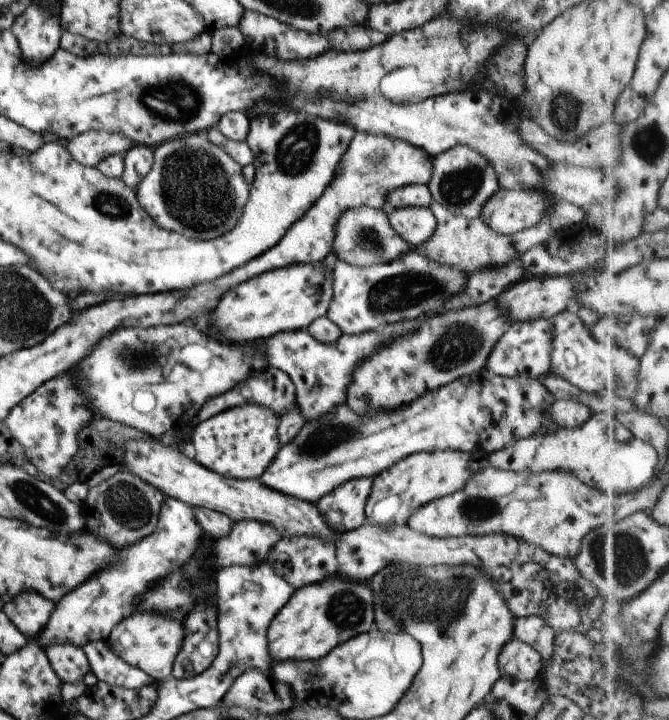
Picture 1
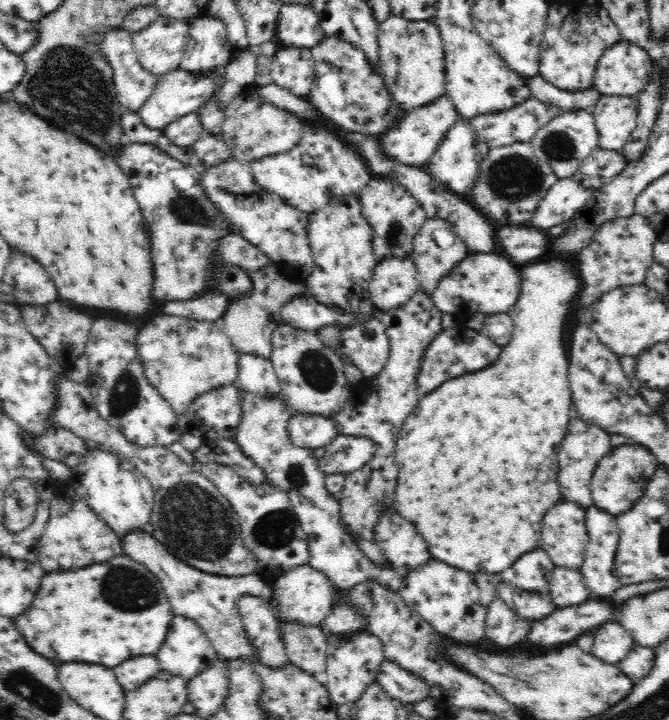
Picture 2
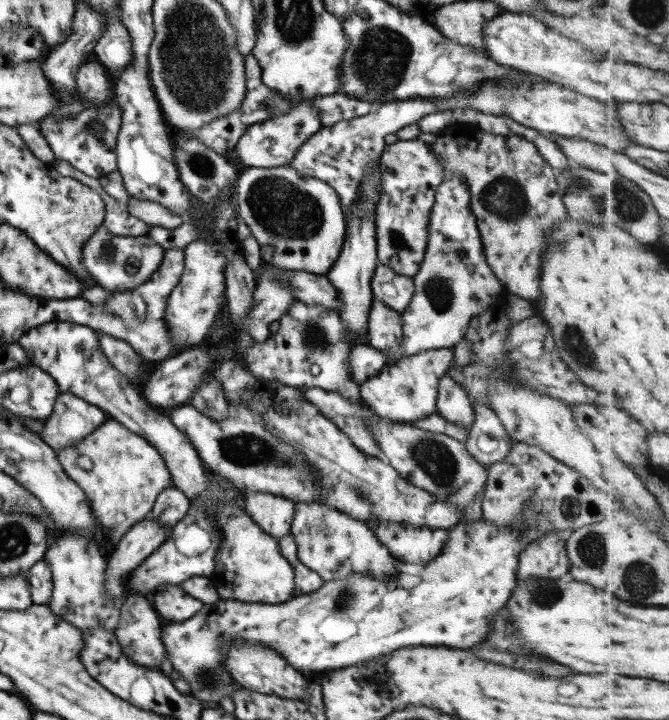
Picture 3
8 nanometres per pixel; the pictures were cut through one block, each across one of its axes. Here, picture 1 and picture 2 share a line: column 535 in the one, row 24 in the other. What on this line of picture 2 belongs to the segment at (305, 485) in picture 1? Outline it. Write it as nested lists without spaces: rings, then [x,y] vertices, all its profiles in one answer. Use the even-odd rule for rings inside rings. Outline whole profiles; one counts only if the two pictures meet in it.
[[[391,14],[379,23],[377,41],[378,73],[402,111],[428,106],[445,94],[444,47],[439,28],[432,20],[411,21]]]

